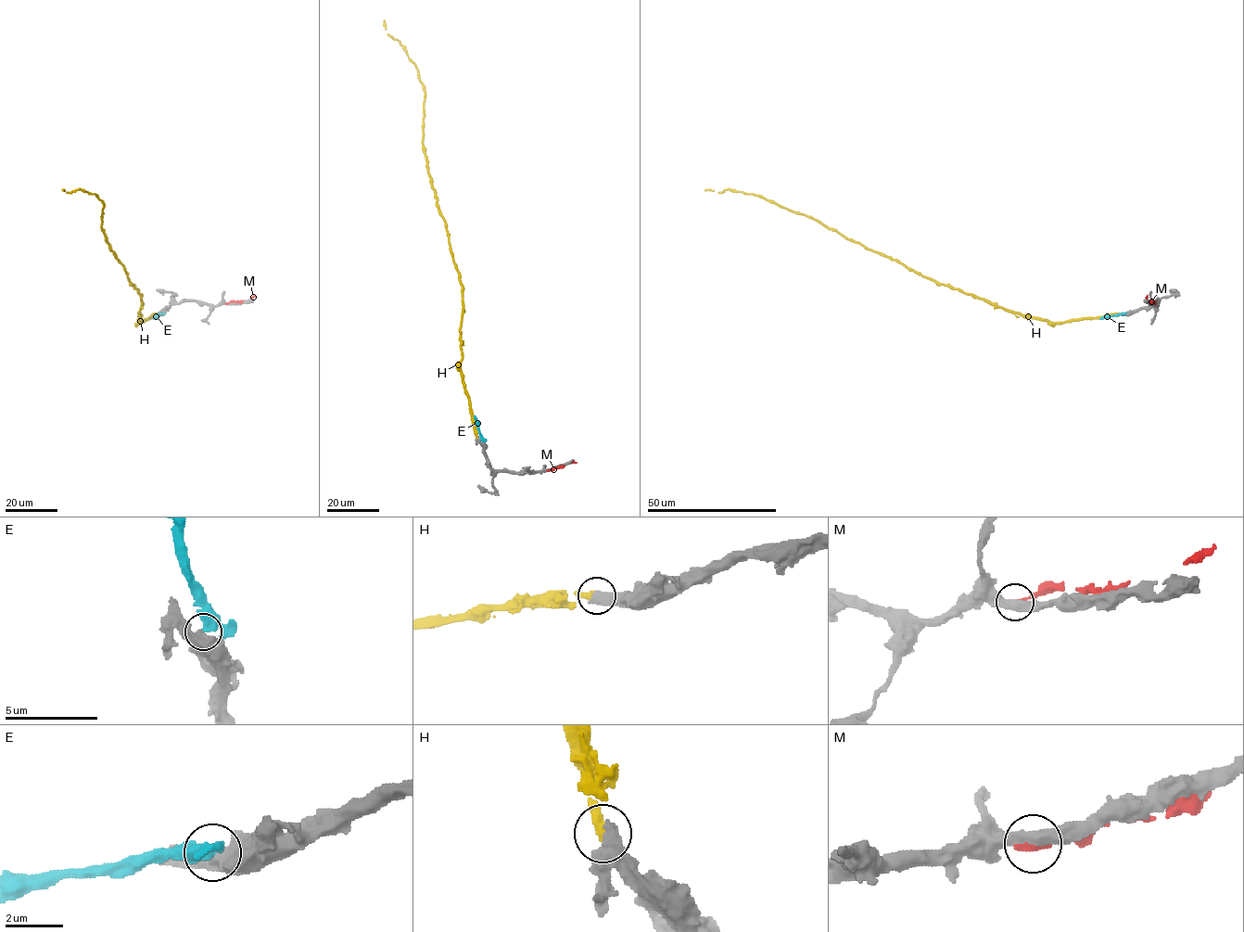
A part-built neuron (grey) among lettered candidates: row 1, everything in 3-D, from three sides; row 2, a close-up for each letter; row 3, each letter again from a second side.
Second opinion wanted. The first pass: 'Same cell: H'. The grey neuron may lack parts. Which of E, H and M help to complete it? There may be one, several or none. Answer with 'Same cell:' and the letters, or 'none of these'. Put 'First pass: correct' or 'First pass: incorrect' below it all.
Same cell: H
First pass: correct

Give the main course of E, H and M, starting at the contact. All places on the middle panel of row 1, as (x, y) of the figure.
E: (481, 440), (478, 422), (474, 415)
H: (476, 437), (461, 369), (463, 287), (423, 146), (424, 86), (404, 46), (387, 33), (384, 20)
M: (548, 470), (576, 463)

